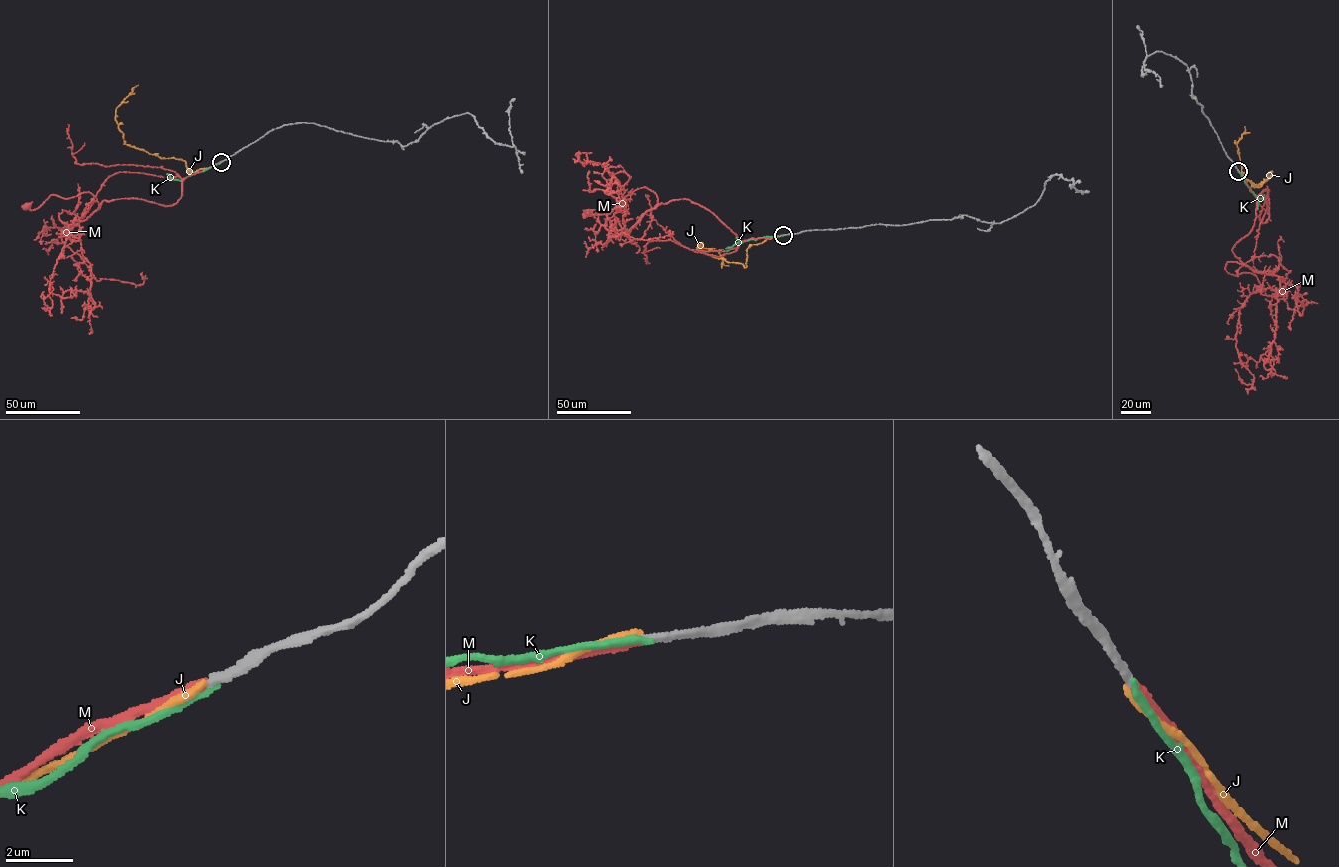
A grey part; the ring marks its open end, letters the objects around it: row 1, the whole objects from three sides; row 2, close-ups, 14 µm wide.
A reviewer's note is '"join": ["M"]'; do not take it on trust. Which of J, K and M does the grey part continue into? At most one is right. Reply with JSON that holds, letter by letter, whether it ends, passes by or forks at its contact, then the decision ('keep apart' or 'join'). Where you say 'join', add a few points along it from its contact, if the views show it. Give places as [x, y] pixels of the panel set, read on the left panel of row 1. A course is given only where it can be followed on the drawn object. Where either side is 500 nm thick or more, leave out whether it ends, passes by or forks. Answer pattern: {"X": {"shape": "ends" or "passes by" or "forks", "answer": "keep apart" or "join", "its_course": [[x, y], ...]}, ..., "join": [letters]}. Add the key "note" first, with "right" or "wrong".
{"note": "right", "J": {"shape": "ends", "answer": "keep apart"}, "K": {"shape": "ends", "answer": "keep apart"}, "M": {"shape": "ends", "answer": "join", "its_course": [[220, 162], [185, 177], [172, 205], [128, 198], [99, 206], [87, 192], [27, 206]]}, "join": ["M"]}

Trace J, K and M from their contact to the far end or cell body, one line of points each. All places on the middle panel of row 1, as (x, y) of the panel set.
J: (783, 235), (751, 245), (745, 267), (706, 254), (697, 248), (697, 243), (718, 251), (728, 266)
K: (784, 235), (735, 243), (726, 251)
M: (783, 235), (741, 241), (704, 207), (682, 199), (657, 205), (656, 194), (645, 187), (607, 214), (588, 213)

